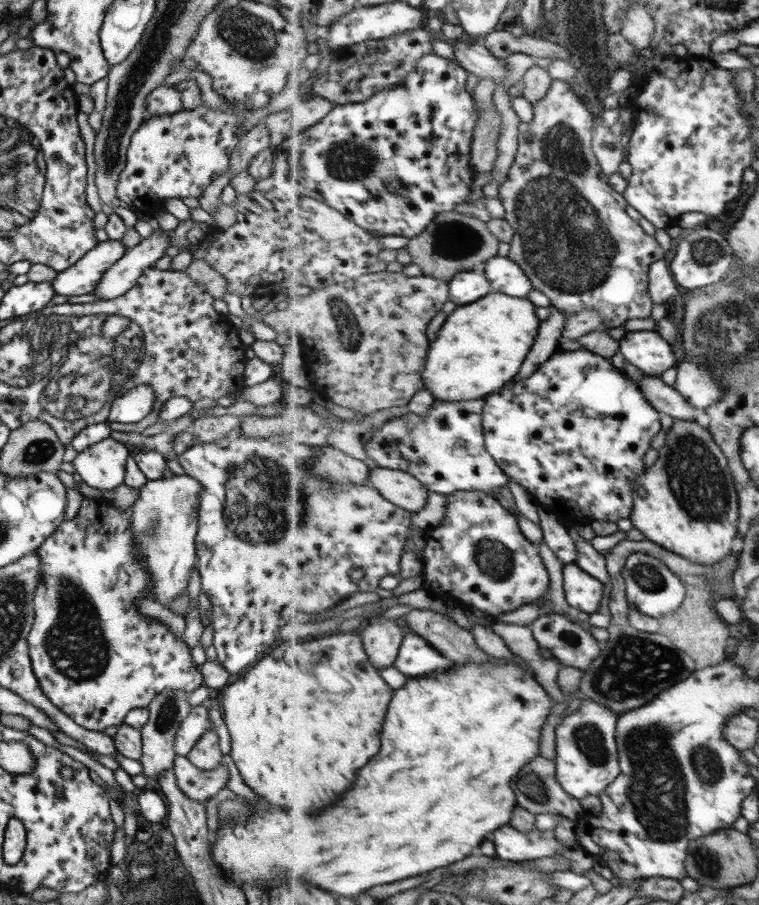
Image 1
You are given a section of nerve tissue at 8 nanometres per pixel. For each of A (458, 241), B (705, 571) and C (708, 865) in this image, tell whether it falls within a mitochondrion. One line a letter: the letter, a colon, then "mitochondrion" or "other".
A: mitochondrion
B: other
C: mitochondrion

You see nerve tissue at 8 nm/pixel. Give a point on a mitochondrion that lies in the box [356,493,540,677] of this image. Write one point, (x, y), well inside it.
(495, 559)

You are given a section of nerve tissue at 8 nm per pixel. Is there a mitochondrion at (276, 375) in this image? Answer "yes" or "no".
no

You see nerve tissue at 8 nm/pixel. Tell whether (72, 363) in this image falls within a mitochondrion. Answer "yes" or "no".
yes

